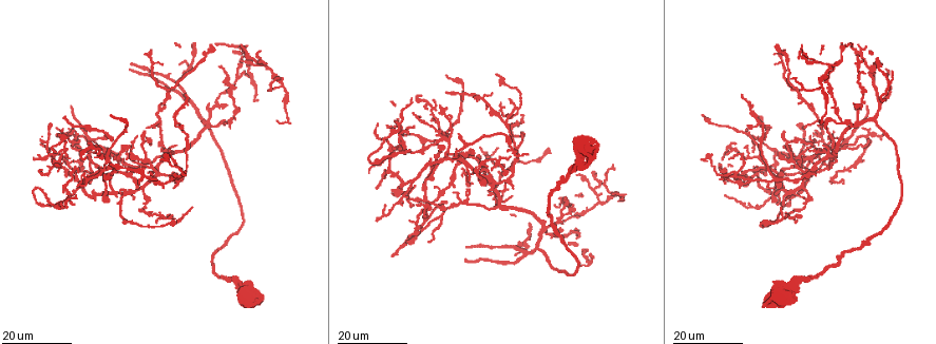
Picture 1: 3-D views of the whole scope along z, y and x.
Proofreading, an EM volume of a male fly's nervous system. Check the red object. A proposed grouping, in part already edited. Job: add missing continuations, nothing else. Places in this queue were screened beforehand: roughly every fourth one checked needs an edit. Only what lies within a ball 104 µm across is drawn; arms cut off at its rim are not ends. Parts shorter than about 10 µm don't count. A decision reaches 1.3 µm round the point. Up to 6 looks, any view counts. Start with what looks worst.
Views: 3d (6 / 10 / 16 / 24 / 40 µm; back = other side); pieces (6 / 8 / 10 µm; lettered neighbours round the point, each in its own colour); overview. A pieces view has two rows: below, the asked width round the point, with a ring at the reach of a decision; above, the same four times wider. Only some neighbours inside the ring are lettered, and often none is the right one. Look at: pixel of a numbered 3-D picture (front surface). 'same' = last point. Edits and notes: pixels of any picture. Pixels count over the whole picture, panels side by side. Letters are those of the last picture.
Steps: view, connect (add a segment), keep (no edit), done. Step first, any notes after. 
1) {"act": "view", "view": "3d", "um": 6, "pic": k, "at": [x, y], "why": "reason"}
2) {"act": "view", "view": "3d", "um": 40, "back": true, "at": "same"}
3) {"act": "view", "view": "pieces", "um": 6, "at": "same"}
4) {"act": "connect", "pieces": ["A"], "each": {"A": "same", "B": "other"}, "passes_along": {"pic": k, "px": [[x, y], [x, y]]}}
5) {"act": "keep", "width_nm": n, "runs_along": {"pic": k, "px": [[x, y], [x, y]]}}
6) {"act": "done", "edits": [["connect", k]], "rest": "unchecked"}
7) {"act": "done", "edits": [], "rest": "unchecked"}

{"act": "view", "view": "3d", "um": 16, "pic": 1, "at": [852, 103], "why": "tapers out"}

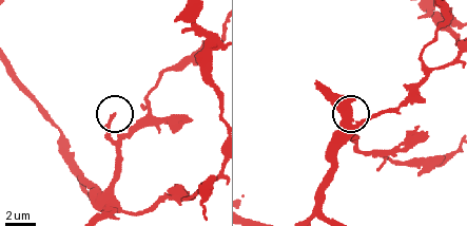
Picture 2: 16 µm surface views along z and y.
{"act": "view", "view": "pieces", "um": 6, "pic": 2, "at": [111, 115]}

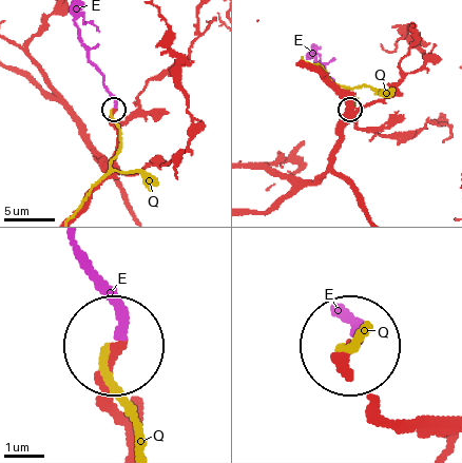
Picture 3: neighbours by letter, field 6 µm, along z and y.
{"act": "connect", "pieces": ["E"], "each": {"E": "same", "Q": "other"}, "passes_along": {"pic": 3, "px": [[116, 134], [115, 105], [82, 43], [76, 8]]}, "found": "the neuron continues"}

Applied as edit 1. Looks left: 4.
{"act": "view", "view": "3d", "um": 16, "pic": 1, "at": [460, 134], "why": "an open end"}

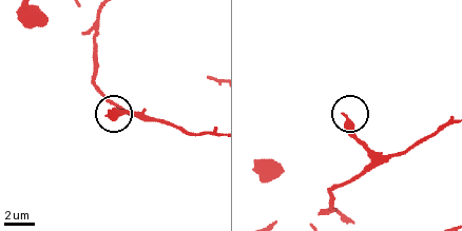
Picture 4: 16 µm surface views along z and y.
{"act": "view", "view": "pieces", "um": 10, "pic": 4, "at": [108, 114], "why": "what lies round it"}

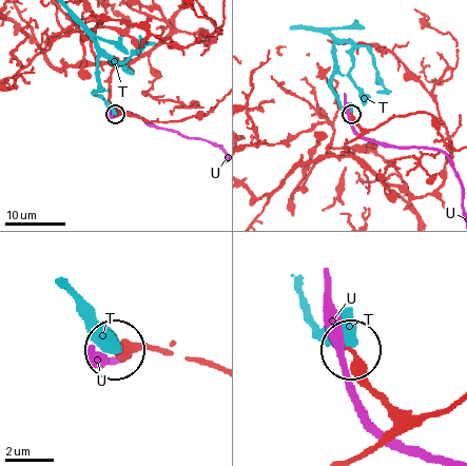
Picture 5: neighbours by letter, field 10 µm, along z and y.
{"act": "keep", "each": {"T": "other", "U": "other"}, "runs_along": {"pic": 5, "px": [[368, 448], [386, 429], [392, 411], [352, 353]]}, "found": "none of them fits"}

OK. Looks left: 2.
{"act": "view", "view": "3d", "um": 16, "pic": 1, "at": [226, 104], "why": "free end"}

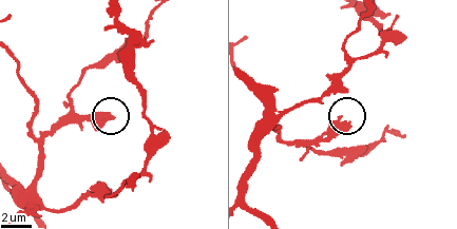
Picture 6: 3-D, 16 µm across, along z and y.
{"act": "view", "view": "pieces", "um": 8, "pic": 6, "at": [113, 115], "why": "see the neighbours"}

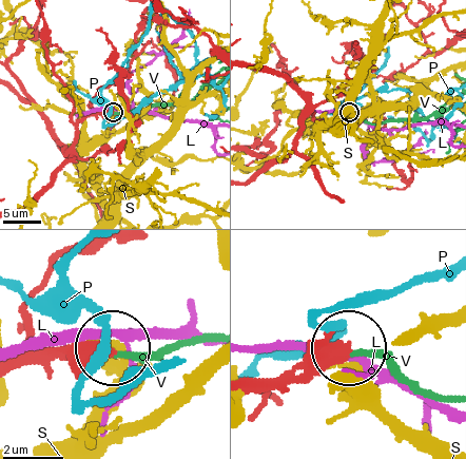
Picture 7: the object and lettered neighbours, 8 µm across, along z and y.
{"act": "connect", "pieces": ["V"], "each": {"L": "other", "P": "other", "S": "other", "V": "same"}, "passes_along": {"pic": 7, "px": [[31, 363], [172, 350], [210, 336]]}, "found": "the neuron continues"}

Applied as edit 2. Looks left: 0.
{"act": "done", "edits": [["connect", 3], ["connect", 7]], "rest": "unchecked"}

